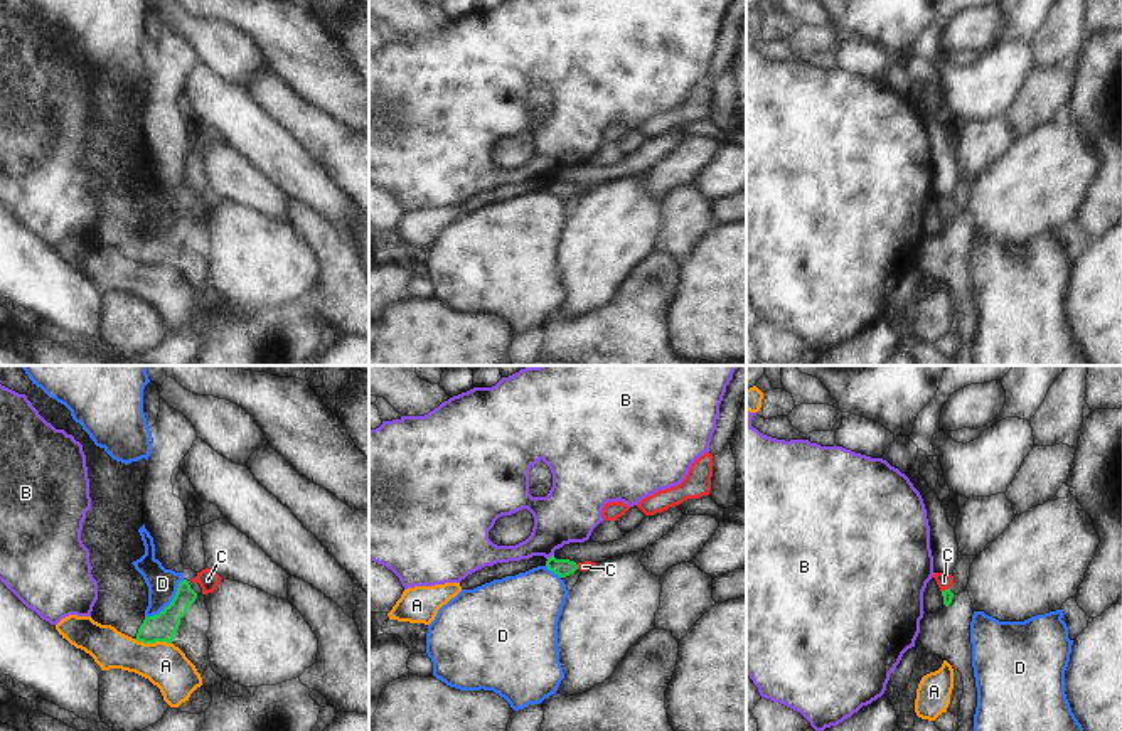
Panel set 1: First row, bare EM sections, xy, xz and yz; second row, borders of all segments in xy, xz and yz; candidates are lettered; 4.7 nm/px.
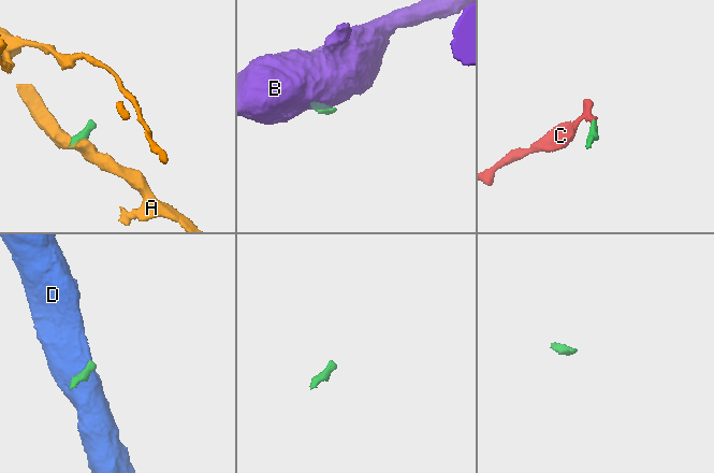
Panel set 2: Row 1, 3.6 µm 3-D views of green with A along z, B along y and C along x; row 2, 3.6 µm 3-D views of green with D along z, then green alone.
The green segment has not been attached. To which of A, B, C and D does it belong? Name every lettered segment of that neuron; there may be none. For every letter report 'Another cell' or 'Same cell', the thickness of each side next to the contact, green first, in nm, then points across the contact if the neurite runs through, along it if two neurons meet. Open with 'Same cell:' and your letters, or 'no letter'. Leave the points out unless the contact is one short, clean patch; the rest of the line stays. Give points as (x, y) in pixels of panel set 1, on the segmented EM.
Same cell: C
A: Another cell. Thickness 140 nm (green) against 220 nm. Boundary: xy (133, 639), (170, 644)
B: Another cell. Thickness 90 nm (green) against 280 nm. Boundary: xz (553, 554), (546, 558)
C: Same cell. Thickness 50 nm (green) against 70 nm. Path across: yz (947, 595), (945, 590), (944, 581)
D: Another cell. Thickness 140 nm (green) against 150 nm. Boundary: xy (184, 580), (179, 583), (174, 598), (157, 613), (145, 618)

